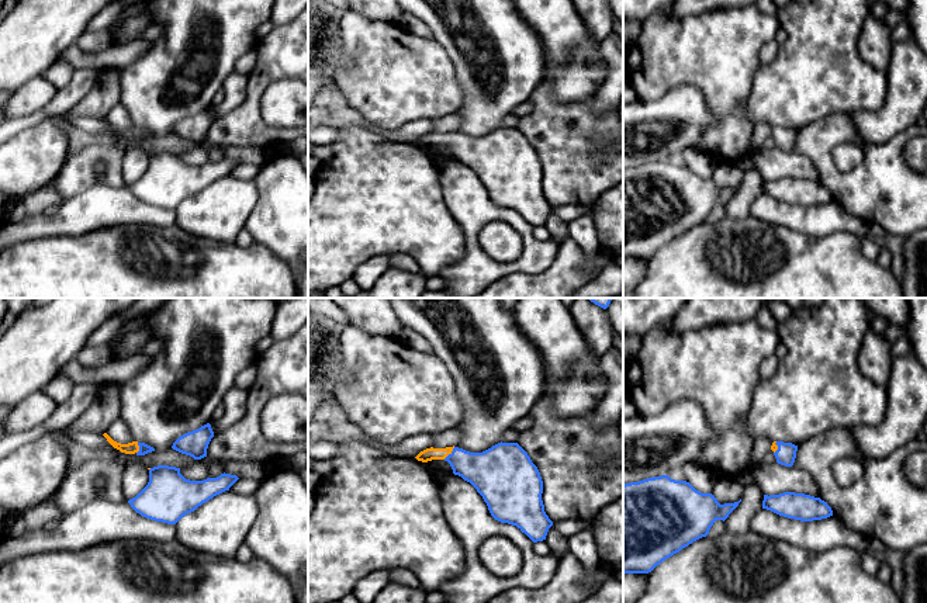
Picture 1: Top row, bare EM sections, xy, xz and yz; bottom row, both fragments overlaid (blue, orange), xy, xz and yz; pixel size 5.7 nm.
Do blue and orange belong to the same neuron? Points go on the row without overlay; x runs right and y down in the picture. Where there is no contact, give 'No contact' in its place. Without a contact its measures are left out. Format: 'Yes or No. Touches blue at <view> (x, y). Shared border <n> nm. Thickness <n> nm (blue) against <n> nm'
Yes. Touches blue at xz (449, 139). Shared border 100 nm. Thickness 240 nm (blue) against 70 nm

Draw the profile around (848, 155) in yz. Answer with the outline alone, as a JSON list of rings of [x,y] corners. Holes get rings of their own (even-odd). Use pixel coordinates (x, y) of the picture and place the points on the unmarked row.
[[[844,142],[834,148],[833,159],[841,173],[848,173],[864,162],[865,152],[858,142]]]

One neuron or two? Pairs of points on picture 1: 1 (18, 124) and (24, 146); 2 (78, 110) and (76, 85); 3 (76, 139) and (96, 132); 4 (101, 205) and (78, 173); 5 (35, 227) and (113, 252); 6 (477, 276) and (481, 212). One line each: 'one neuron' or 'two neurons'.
1: two neurons
2: two neurons
3: one neuron
4: two neurons
5: two neurons
6: one neuron

